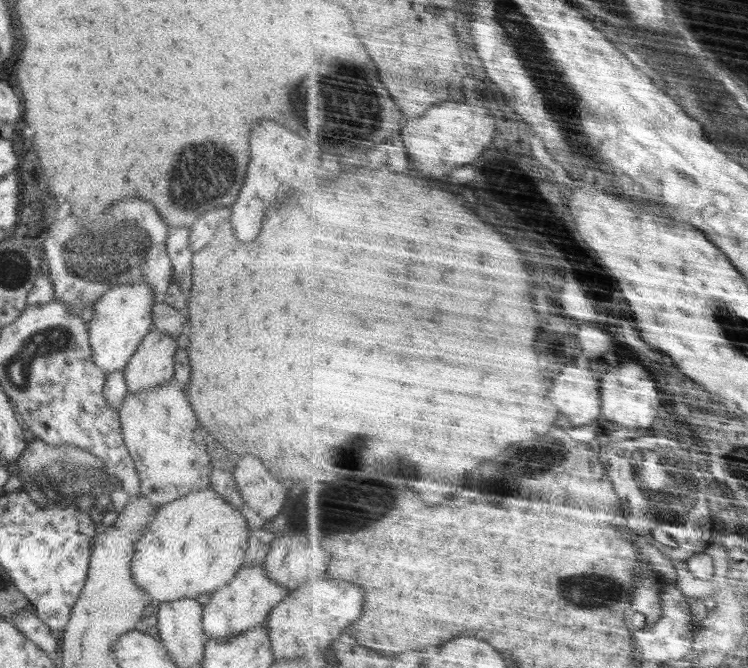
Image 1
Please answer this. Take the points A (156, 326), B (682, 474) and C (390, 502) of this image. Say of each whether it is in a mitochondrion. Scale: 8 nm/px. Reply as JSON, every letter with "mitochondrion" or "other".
{"A":"other","B":"mitochondrion","C":"mitochondrion"}

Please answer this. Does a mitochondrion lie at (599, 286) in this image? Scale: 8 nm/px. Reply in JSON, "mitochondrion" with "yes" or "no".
{"mitochondrion":"yes"}

